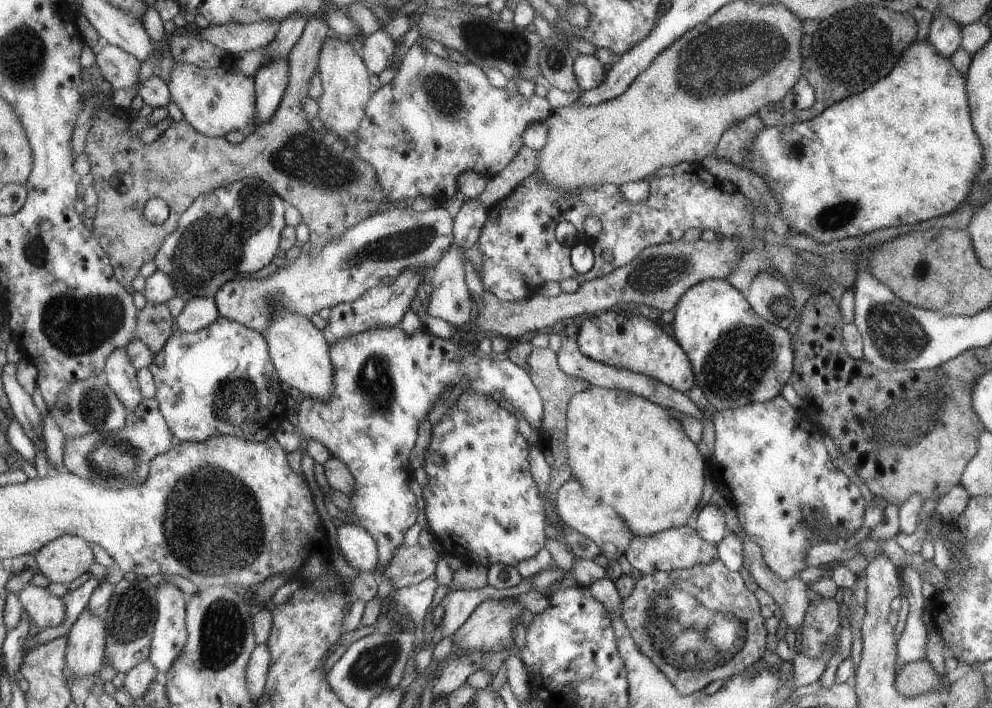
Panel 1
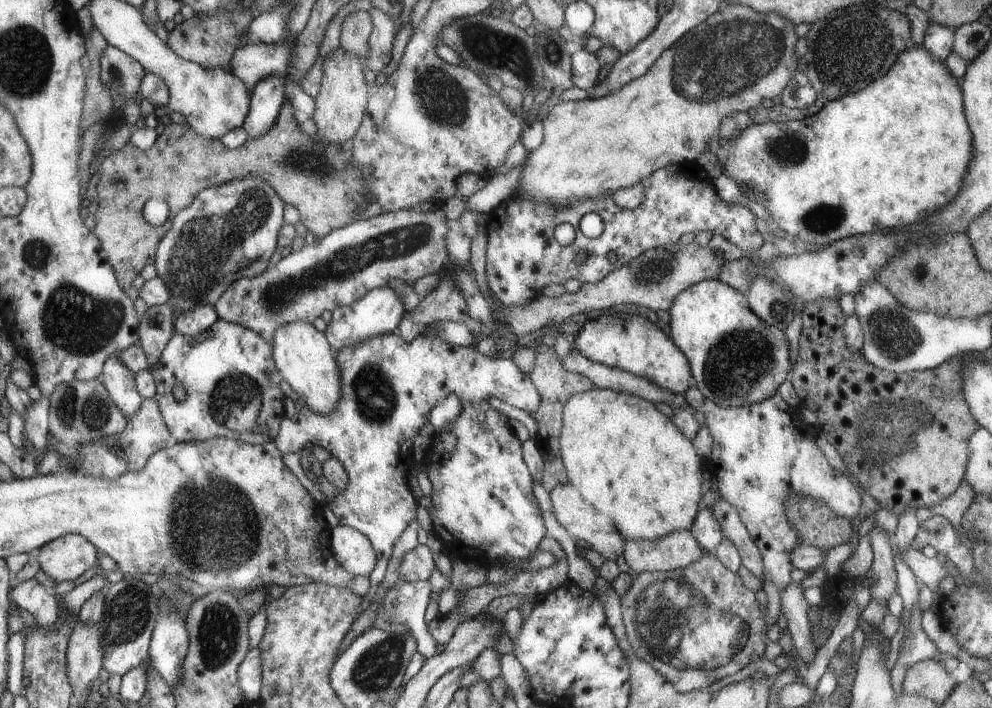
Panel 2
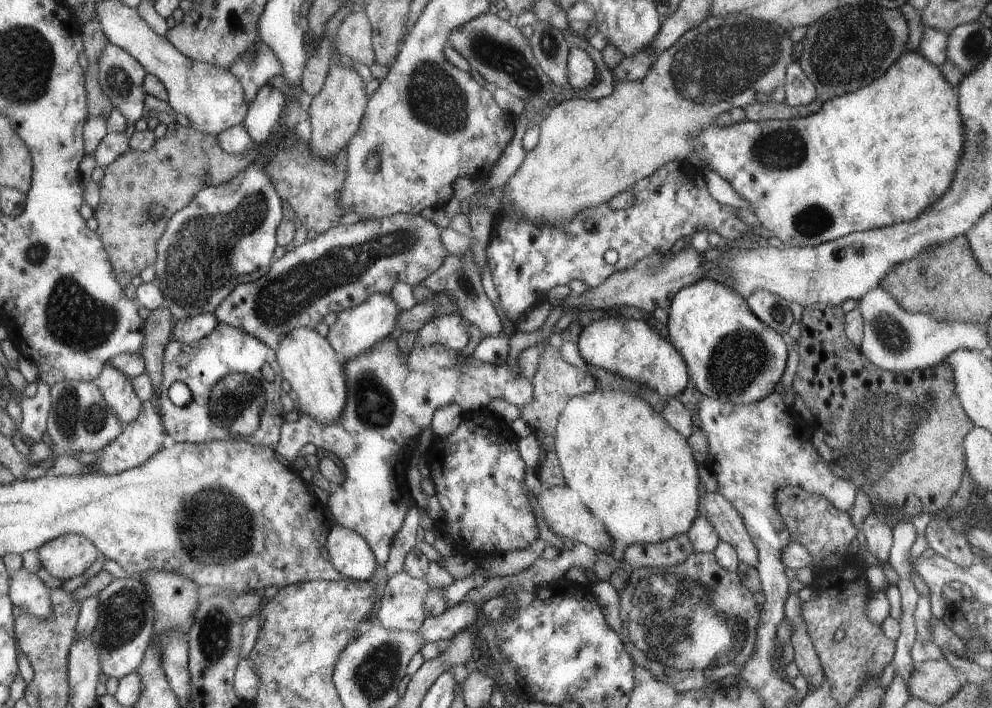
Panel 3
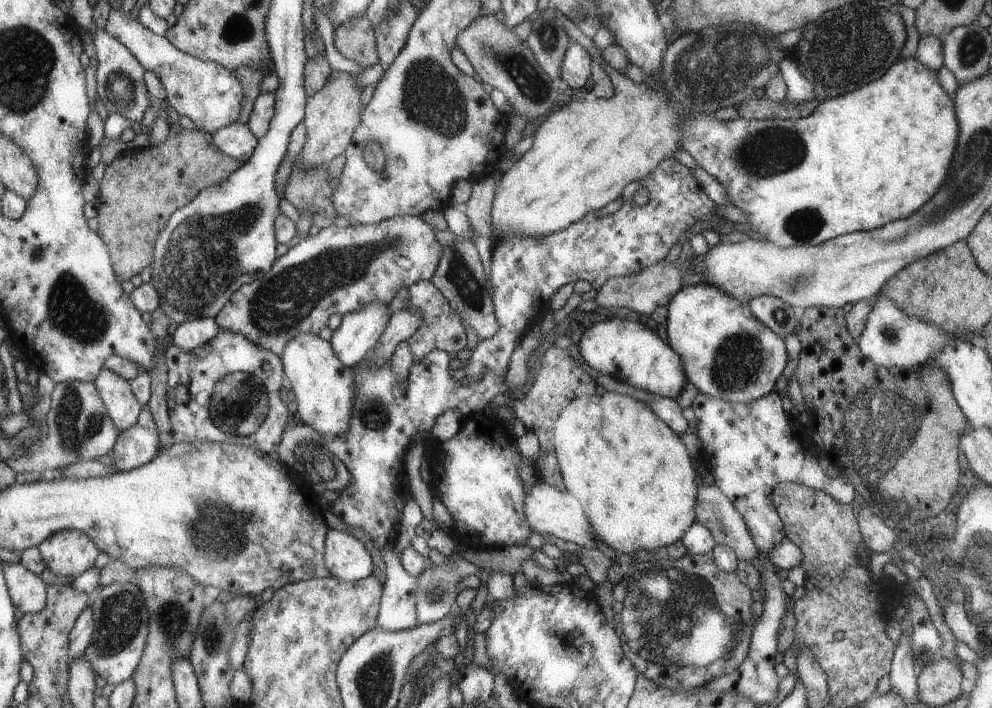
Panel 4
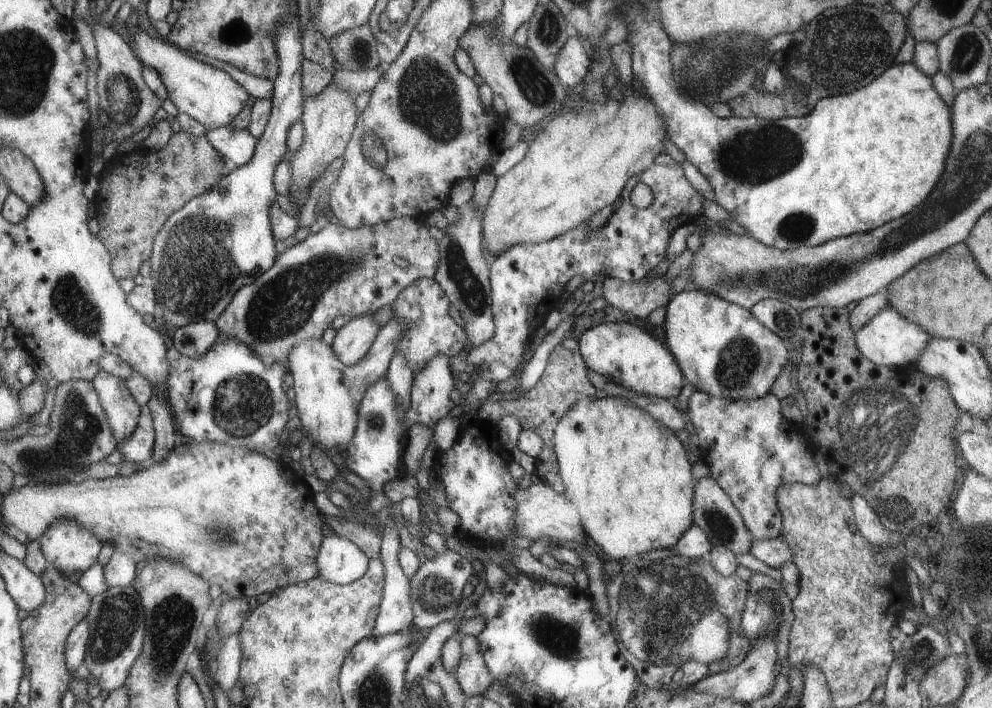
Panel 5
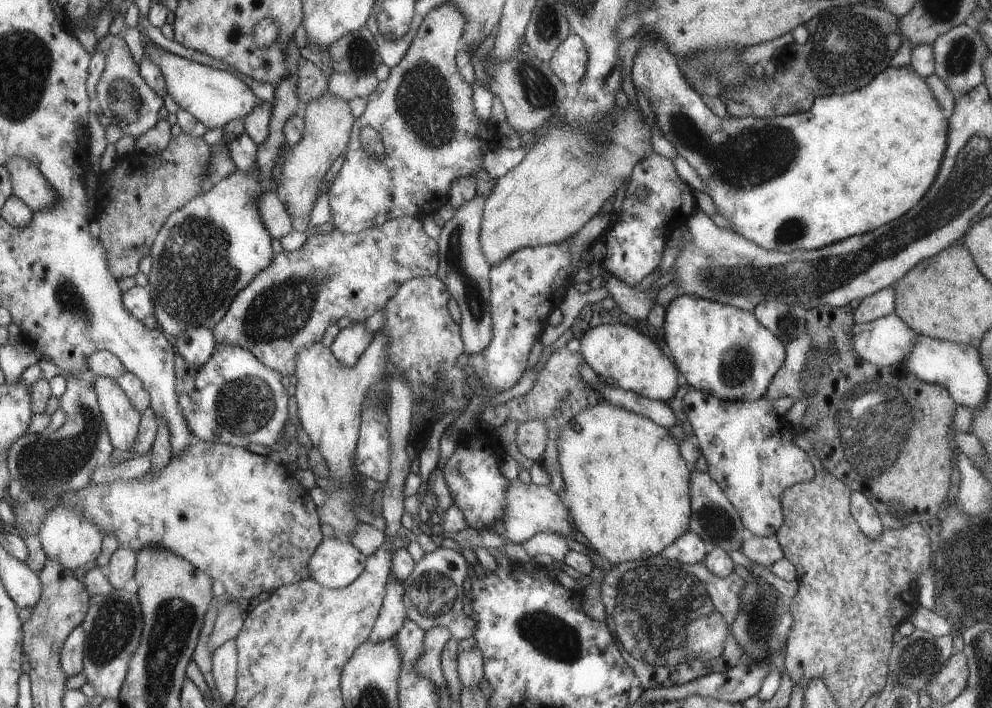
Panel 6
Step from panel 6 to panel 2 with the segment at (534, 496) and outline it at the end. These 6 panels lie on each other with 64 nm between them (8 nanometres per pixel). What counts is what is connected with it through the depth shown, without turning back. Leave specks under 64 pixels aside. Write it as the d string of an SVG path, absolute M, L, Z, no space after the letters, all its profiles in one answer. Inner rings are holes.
M568 480L565 484L555 486L548 495L551 510L557 522L565 528L573 540L585 541L589 546L592 546L593 551L598 552L605 560L615 561L619 554L623 554L625 540L618 533L612 520L605 513L598 511L589 501L586 501L571 481Z

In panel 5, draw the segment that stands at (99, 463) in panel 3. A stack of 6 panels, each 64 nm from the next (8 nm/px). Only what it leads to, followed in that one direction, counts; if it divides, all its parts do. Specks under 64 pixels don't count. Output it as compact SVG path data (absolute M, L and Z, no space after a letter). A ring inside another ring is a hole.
M145 404L141 407L141 416L136 428L127 439L121 439L117 450L121 454L122 462L130 465L145 464L151 461L151 454L155 446L155 424L152 413Z

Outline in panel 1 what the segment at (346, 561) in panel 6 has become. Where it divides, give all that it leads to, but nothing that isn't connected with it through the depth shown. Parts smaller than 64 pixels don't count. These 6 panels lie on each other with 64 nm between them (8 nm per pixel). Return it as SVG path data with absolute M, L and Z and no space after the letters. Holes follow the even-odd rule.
M342 523L336 532L337 544L347 564L360 573L371 573L379 562L376 540L372 535L355 523Z

